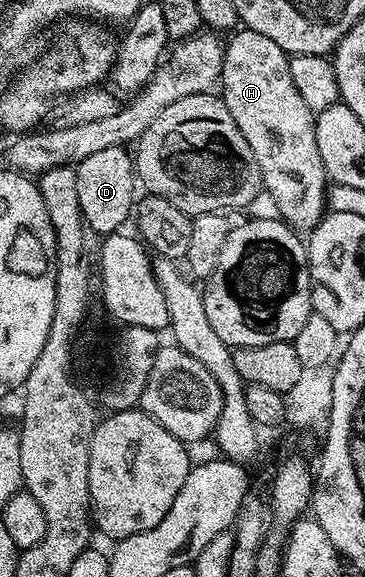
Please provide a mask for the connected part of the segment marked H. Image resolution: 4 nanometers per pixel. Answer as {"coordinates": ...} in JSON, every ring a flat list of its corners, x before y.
{"coordinates":[[244,27,238,28,228,40,224,42,219,96,227,111,231,111,231,119,235,119,239,131,243,131,243,139,247,139,251,151,255,151,261,184,264,192,275,199,280,218,300,232,311,231,327,212,327,178,323,159,319,157,319,146,315,143,315,114,307,103,303,103,291,79,290,54,283,52,279,43,271,43,267,35]]}

